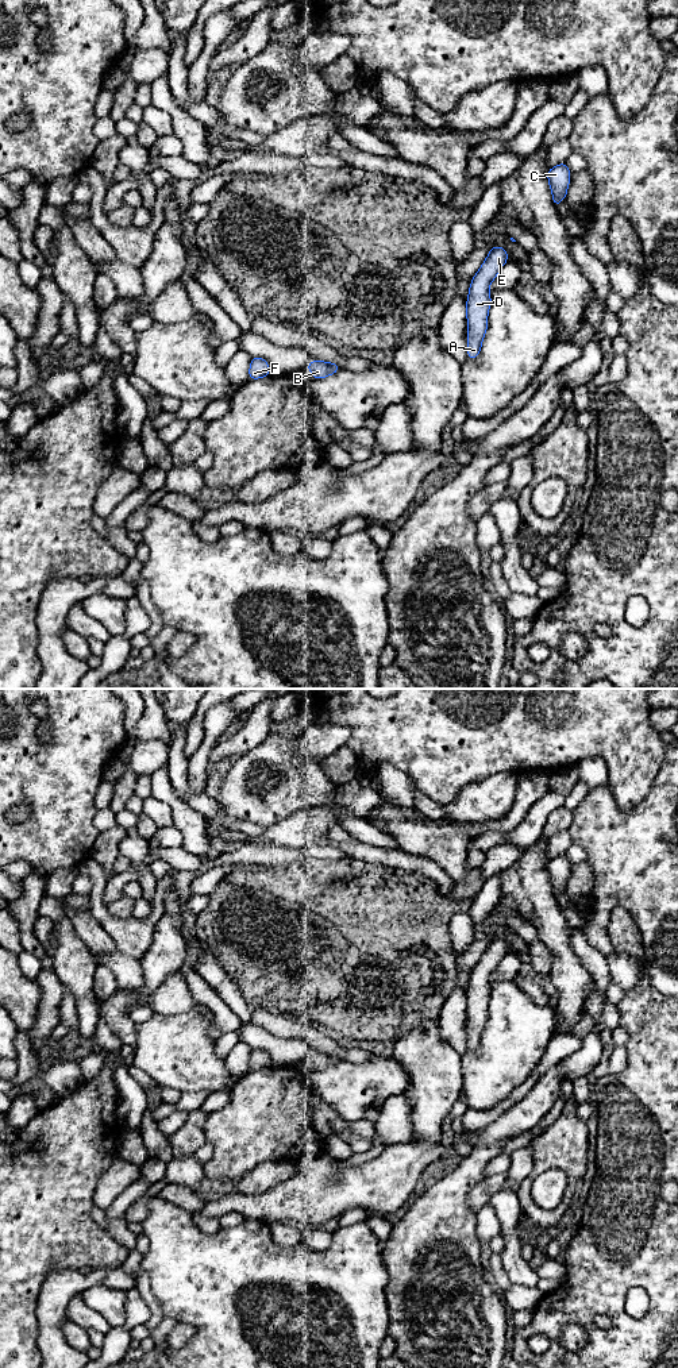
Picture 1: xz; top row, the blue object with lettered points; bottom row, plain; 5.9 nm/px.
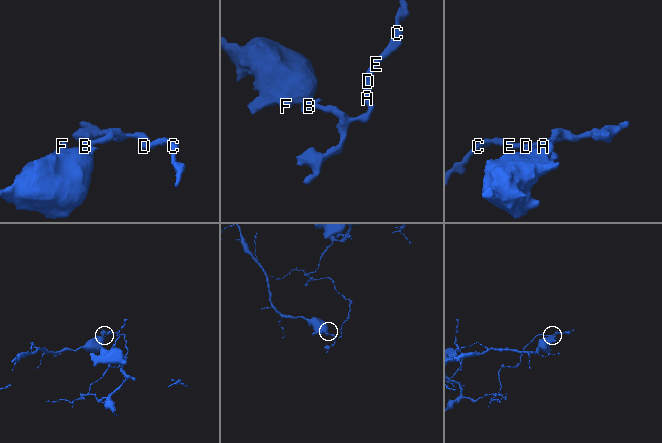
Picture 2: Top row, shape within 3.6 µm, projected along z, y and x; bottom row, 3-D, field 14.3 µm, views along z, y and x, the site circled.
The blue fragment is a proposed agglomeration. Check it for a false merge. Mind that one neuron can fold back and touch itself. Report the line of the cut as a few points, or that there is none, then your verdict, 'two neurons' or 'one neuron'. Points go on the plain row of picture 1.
cut in xz along (328, 1055), (338, 1059); two neurons

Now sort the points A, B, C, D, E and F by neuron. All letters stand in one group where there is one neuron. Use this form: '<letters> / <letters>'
A B C D E / F

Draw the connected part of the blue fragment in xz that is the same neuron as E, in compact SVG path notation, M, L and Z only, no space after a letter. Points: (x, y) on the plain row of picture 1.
M490 939L485 953L470 974L469 989L466 990L467 1051L475 1051L479 1047L492 993L489 978L506 953L506 940Z

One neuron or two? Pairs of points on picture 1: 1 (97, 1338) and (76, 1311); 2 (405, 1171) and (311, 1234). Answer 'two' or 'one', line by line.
1: two
2: two

